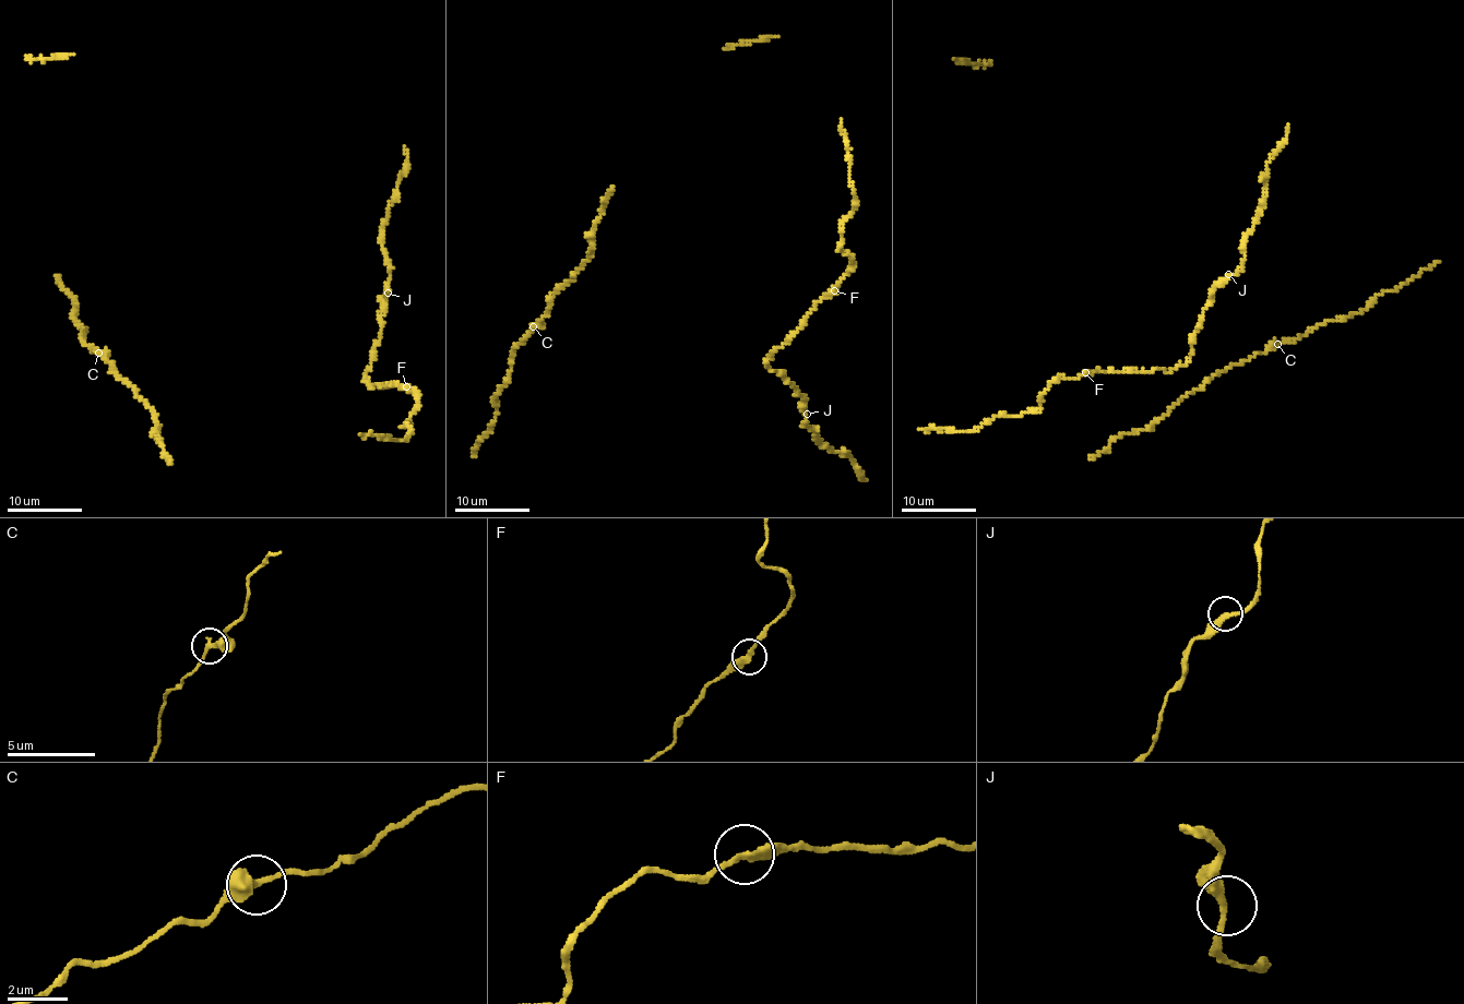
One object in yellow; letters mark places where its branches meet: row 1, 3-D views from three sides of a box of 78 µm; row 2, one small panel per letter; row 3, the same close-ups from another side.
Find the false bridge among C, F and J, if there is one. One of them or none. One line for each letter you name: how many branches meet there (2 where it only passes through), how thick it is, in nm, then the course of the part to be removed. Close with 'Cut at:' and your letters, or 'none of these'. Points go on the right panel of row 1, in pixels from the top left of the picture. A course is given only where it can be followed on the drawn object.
Cut at: none of these

